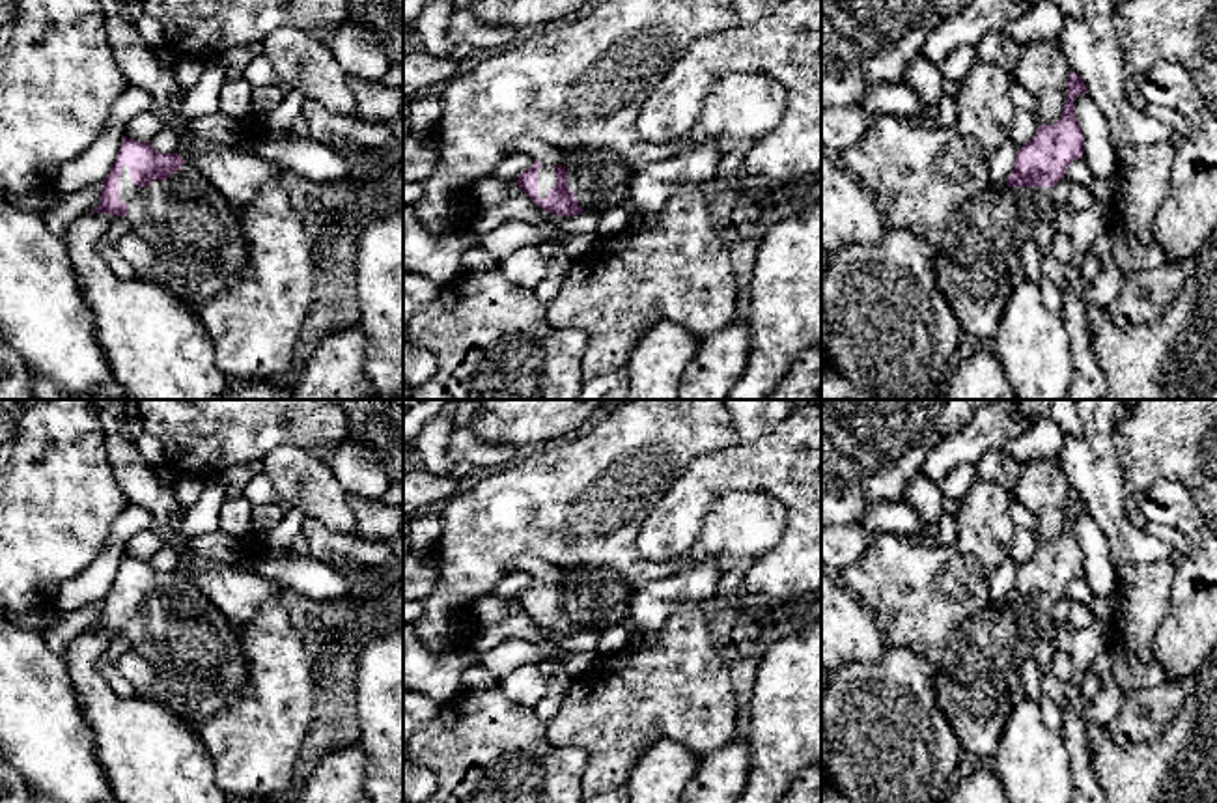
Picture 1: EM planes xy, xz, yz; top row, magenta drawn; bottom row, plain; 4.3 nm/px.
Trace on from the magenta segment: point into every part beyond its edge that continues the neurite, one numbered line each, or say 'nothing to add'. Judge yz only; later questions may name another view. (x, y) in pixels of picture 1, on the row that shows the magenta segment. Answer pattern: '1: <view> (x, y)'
1: yz (977, 266)

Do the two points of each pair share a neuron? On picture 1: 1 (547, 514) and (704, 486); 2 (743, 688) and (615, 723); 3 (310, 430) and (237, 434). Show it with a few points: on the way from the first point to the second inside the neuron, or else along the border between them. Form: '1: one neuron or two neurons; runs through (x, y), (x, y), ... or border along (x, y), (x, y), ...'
1: two neurons; border along (691, 460), (659, 497), (639, 531)
2: two neurons; border along (717, 648), (732, 691), (738, 697)
3: one neuron; runs through (292, 430), (256, 430)

